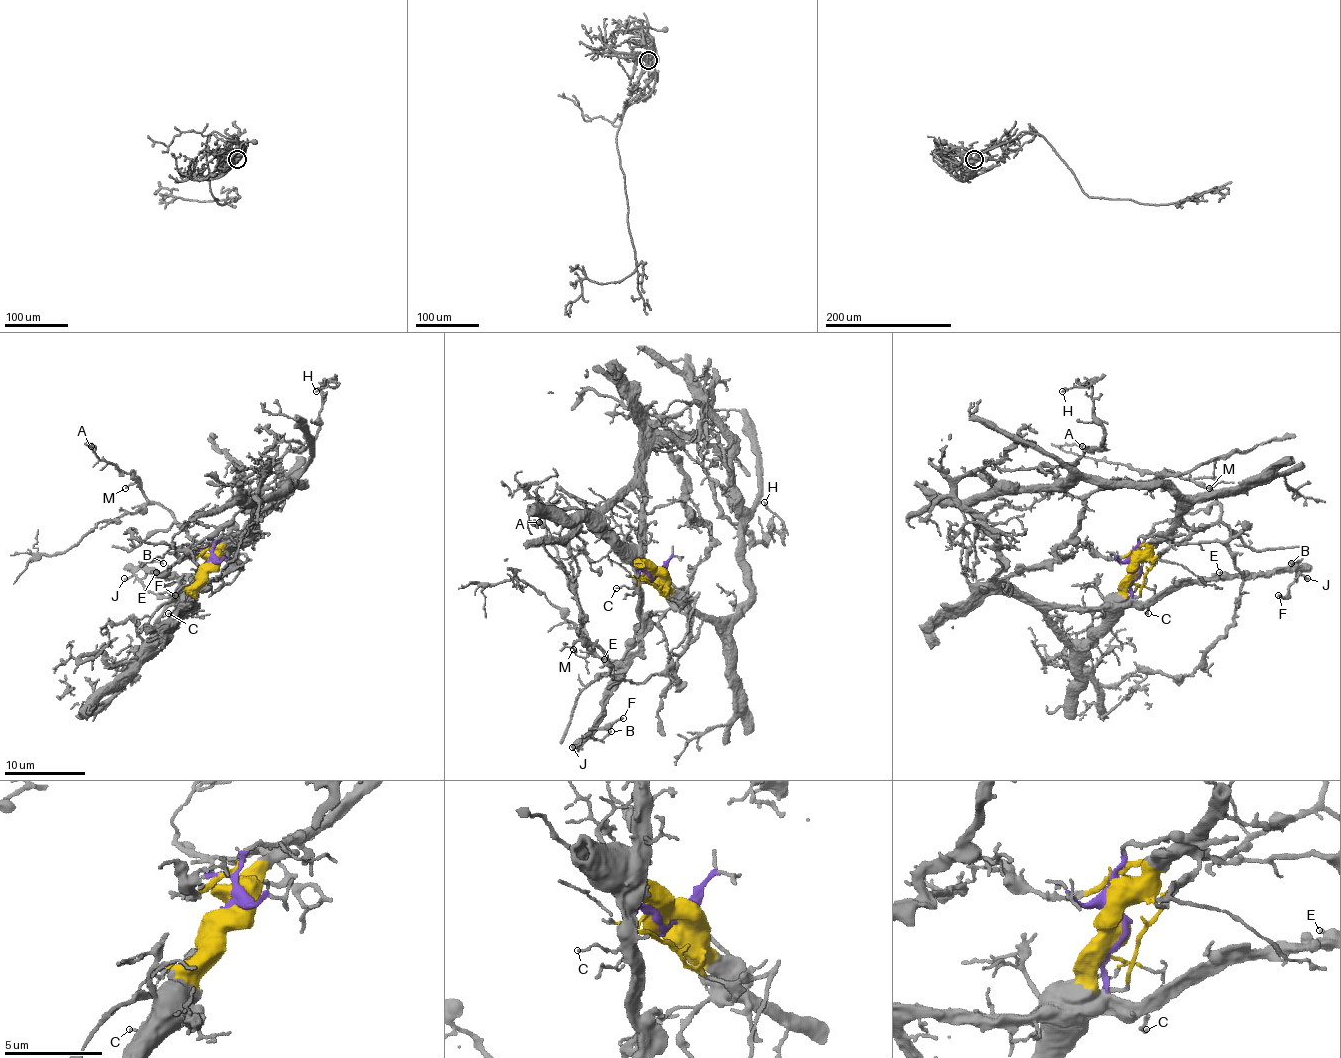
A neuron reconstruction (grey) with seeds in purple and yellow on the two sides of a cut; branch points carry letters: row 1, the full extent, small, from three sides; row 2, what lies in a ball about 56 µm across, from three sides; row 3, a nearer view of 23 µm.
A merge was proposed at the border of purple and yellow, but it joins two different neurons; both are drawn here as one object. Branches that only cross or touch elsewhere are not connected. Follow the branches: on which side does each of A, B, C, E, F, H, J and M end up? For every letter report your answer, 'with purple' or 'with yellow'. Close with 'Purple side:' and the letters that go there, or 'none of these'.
A: with yellow
B: with purple
C: with purple
E: with purple
F: with purple
H: with yellow
J: with purple
M: with yellow
Purple side: B, C, E, F, J

